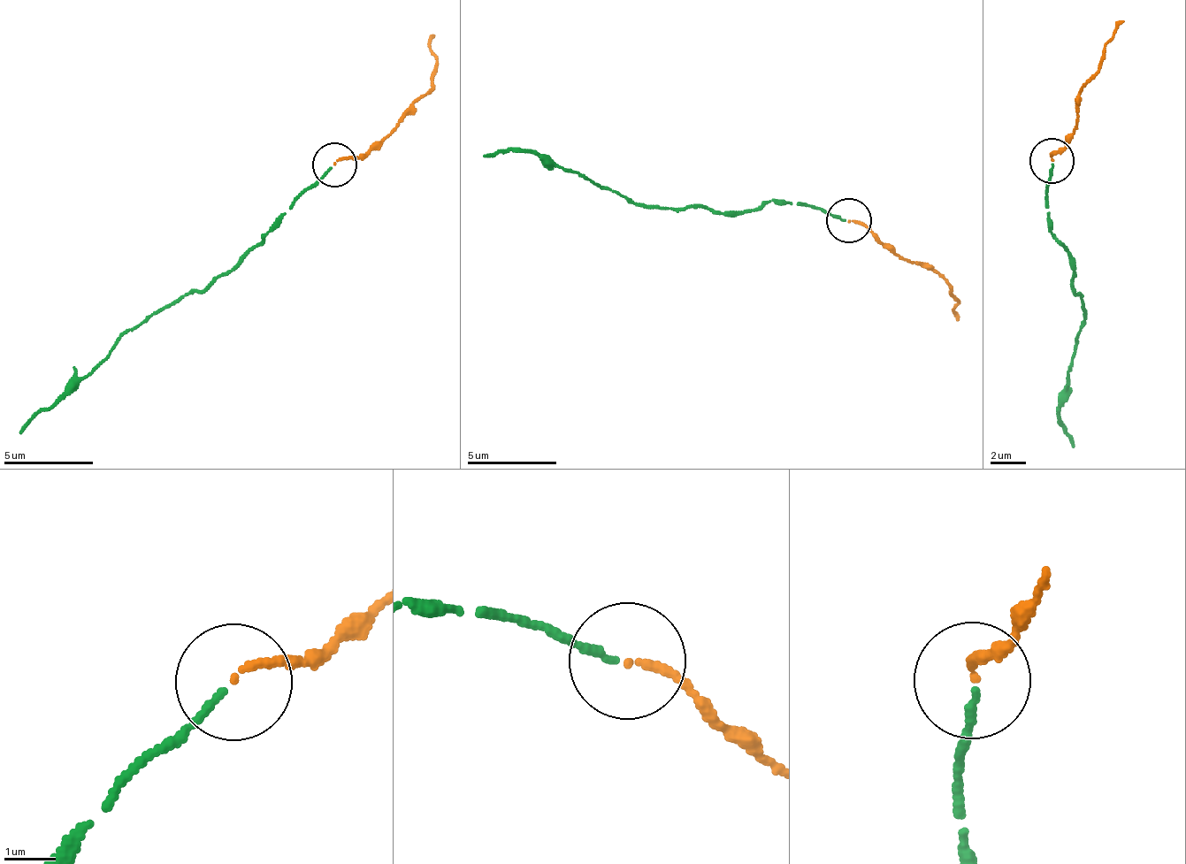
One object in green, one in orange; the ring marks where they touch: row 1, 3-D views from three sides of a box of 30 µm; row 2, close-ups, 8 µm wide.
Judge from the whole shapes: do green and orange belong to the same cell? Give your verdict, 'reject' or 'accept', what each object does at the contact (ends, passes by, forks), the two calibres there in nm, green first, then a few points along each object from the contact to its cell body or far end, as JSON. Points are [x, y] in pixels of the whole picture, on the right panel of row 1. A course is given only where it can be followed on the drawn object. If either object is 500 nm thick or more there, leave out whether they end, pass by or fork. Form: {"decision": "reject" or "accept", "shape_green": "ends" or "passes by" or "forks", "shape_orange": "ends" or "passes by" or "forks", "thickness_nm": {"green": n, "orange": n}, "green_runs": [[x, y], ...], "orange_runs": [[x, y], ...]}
{"decision": "accept", "shape_green": "ends", "shape_orange": "ends", "thickness_nm": {"green": 120, "orange": 120}, "green_runs": [[1051, 164], [1045, 197], [1053, 235], [1064, 244], [1077, 292], [1087, 308], [1058, 408], [1072, 446]], "orange_runs": [[1051, 159], [1059, 154], [1078, 125], [1075, 102], [1122, 19]]}

